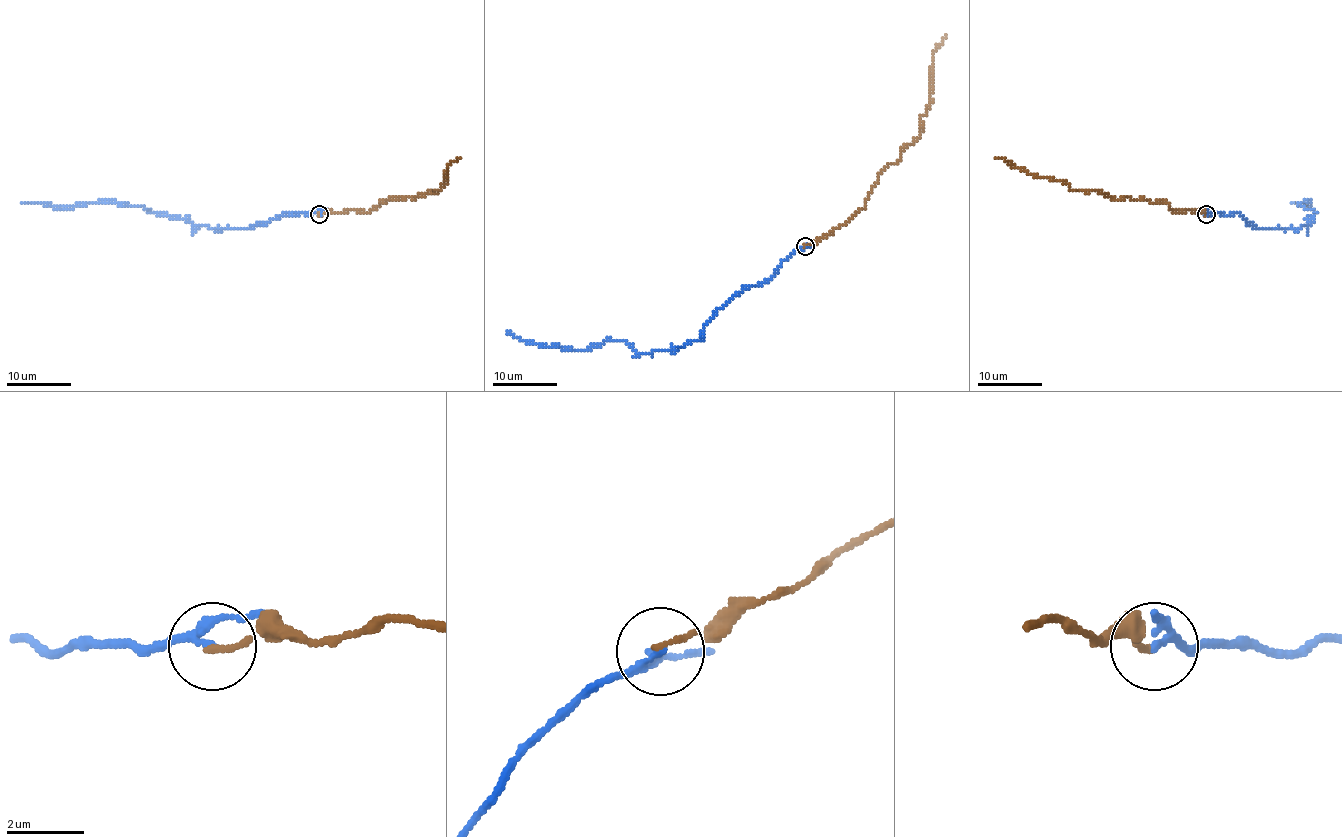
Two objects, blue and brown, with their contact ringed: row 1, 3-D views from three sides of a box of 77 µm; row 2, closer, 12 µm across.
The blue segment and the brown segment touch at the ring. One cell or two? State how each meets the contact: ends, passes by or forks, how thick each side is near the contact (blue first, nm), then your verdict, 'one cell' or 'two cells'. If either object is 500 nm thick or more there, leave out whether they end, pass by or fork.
blue passes by; brown ends; calibres 170 and 150 nm; two cells

